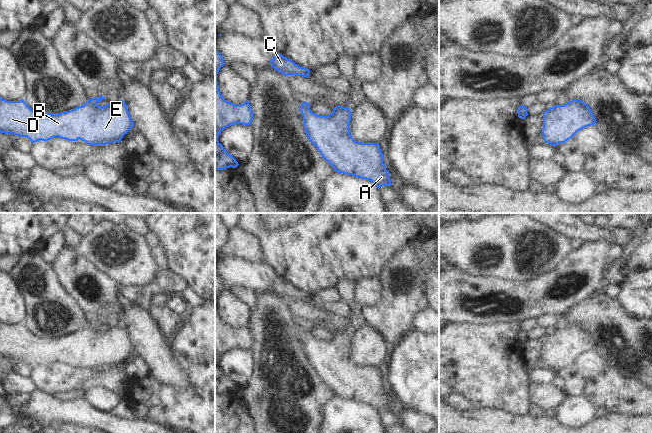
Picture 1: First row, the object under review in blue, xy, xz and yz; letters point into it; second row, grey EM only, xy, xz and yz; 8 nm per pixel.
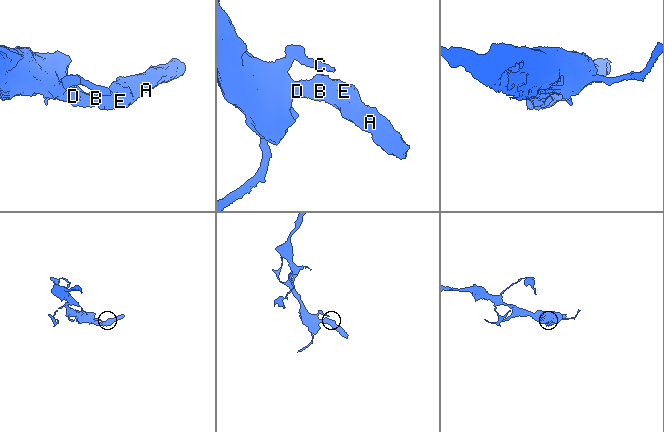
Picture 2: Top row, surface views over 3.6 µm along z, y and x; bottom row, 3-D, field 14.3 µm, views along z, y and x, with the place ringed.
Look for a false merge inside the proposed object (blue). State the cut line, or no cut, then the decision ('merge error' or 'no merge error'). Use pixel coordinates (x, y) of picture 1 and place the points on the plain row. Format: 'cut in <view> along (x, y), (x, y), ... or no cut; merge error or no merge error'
no cut; no merge error

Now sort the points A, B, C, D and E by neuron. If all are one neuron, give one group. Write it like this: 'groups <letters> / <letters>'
groups A B C D E

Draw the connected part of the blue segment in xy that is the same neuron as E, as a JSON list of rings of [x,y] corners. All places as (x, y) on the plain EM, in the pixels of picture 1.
[[[103,319],[97,322],[88,323],[83,329],[61,337],[35,337],[23,323],[19,325],[7,325],[0,321],[0,357],[12,358],[19,361],[27,361],[32,367],[37,365],[48,365],[54,361],[77,365],[78,363],[88,369],[106,369],[120,366],[123,360],[134,350],[127,330],[123,324],[116,327],[108,327],[105,330],[98,330],[97,327],[105,322]]]

